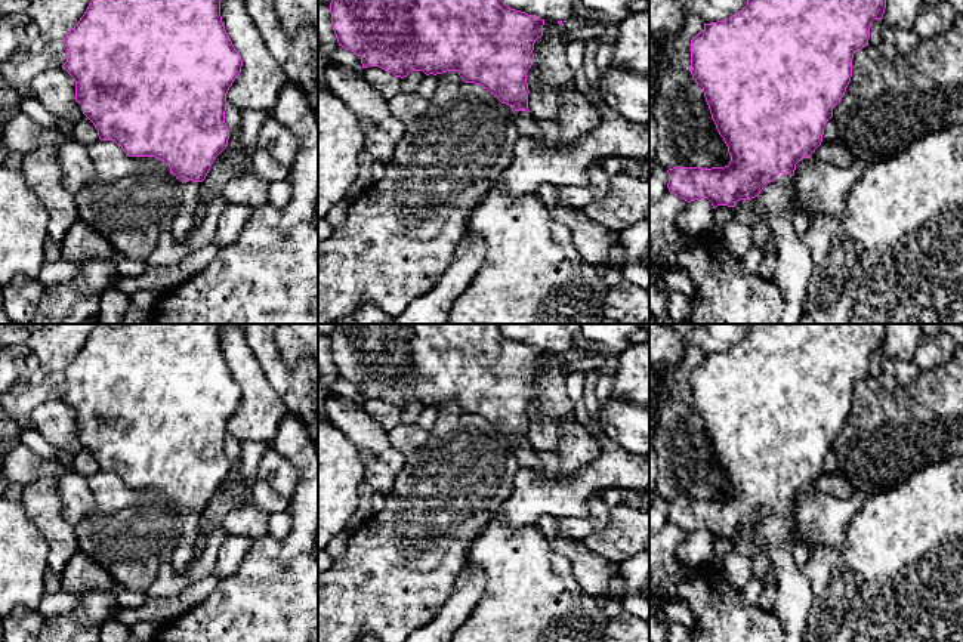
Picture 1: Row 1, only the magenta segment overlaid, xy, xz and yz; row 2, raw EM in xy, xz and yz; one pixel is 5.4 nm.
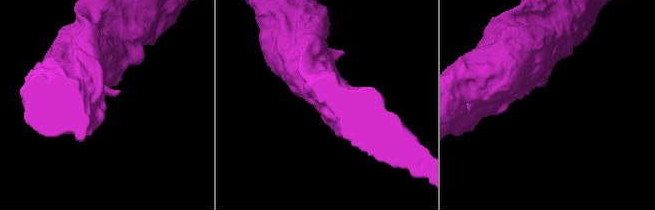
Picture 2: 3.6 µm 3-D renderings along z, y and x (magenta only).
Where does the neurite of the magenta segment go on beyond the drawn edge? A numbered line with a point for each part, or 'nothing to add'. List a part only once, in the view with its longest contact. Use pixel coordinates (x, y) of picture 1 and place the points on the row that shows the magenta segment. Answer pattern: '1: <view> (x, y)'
1: yz (793, 268)

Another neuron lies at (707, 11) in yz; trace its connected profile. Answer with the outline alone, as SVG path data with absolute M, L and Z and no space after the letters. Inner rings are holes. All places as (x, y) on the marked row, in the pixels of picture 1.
M676 0L691 15L704 24L726 21L740 12L747 0Z

